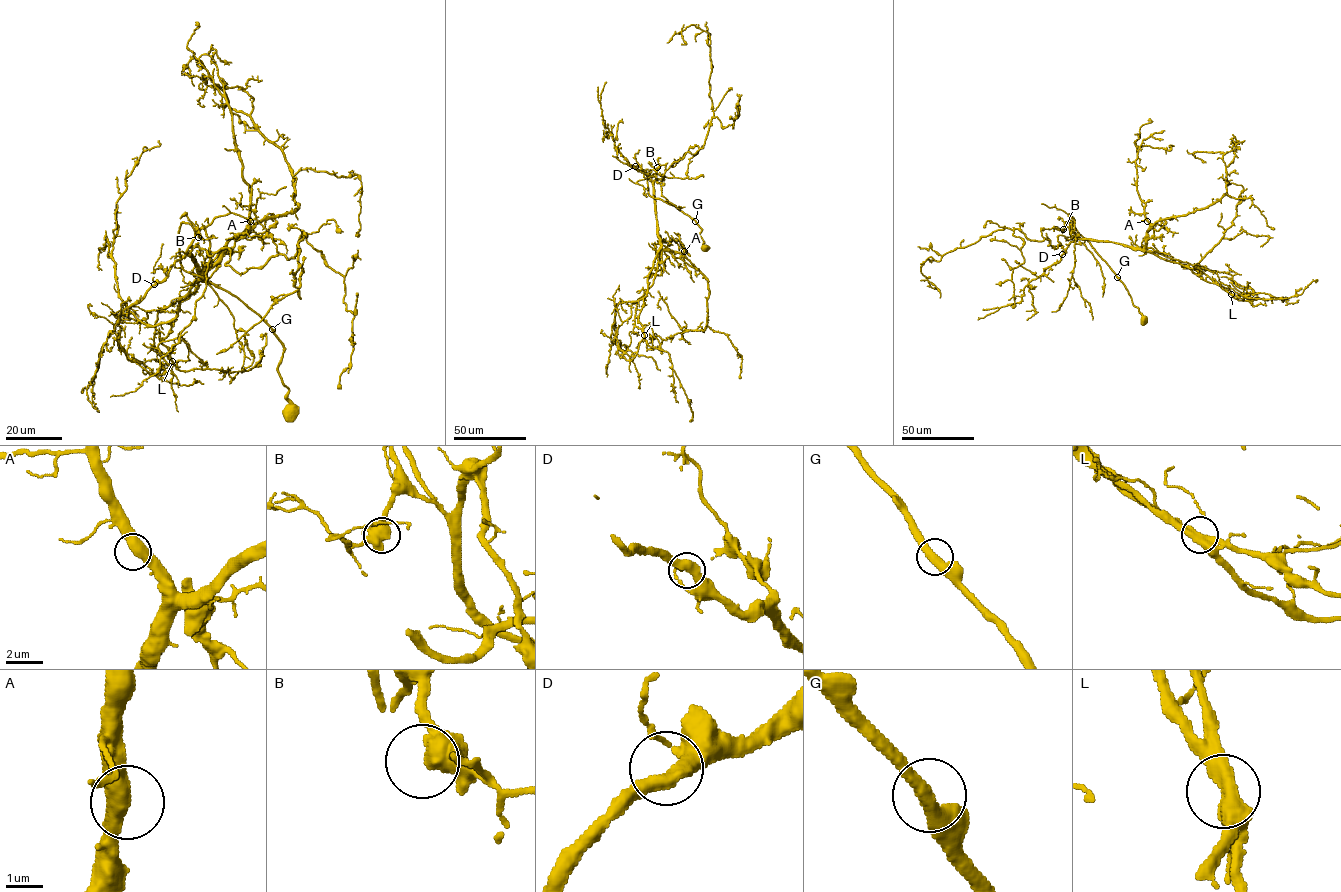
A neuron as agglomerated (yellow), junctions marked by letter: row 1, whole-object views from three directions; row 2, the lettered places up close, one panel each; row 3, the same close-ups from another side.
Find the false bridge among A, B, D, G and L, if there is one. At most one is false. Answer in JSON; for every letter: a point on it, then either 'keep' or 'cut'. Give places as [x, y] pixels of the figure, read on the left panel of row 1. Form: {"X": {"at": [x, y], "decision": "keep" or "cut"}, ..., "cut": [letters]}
{"A": {"at": [250, 221], "decision": "keep"}, "B": {"at": [198, 237], "decision": "keep"}, "D": {"at": [154, 284], "decision": "keep"}, "G": {"at": [272, 329], "decision": "keep"}, "L": {"at": [172, 361], "decision": "cut"}, "cut": ["L"]}

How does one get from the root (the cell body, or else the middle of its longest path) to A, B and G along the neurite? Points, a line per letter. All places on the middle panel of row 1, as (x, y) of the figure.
A: (704, 247), (694, 220), (649, 195), (650, 170), (656, 172), (651, 182), (660, 247), (684, 251)
B: (704, 247), (698, 235), (701, 229), (694, 220), (649, 195), (648, 173), (657, 167)
G: (704, 247), (698, 235), (701, 229), (696, 221)

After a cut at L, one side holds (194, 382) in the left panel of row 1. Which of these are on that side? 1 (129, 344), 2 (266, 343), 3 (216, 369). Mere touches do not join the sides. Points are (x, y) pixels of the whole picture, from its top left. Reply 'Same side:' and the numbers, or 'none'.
Same side: 1, 2, 3

